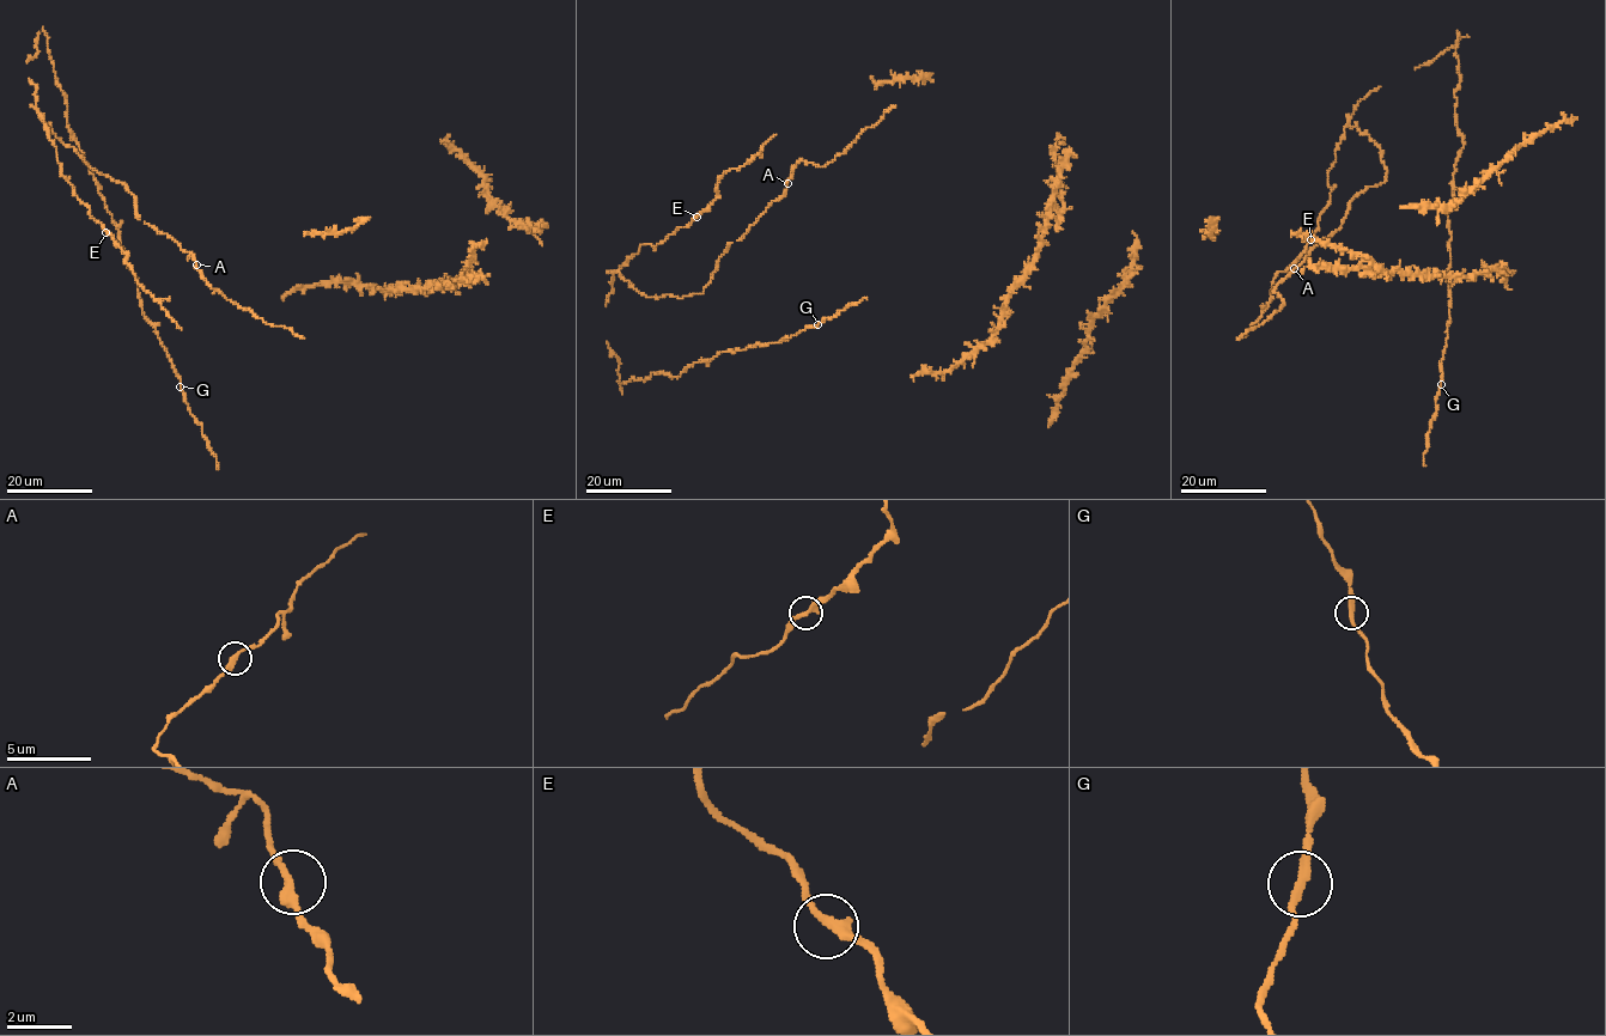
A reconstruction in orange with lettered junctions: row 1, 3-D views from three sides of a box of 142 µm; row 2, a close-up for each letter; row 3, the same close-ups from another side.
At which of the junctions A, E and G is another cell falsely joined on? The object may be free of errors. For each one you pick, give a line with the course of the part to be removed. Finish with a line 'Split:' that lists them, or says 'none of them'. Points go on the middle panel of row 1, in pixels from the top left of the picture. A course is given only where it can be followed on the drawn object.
Split: none of them

